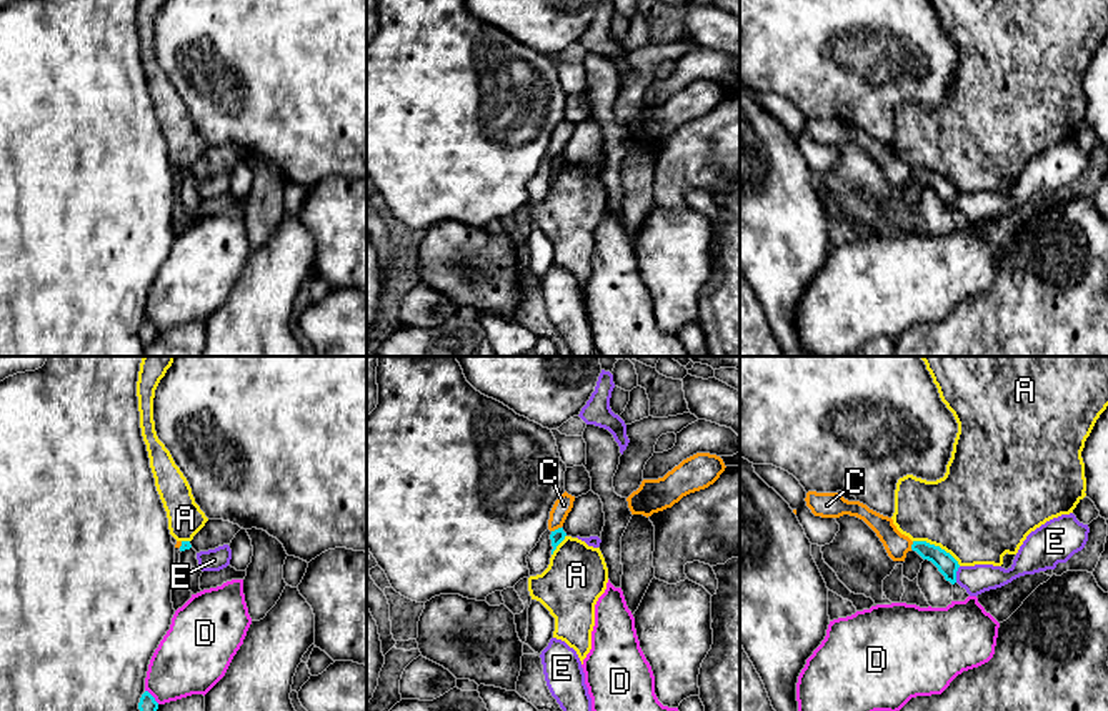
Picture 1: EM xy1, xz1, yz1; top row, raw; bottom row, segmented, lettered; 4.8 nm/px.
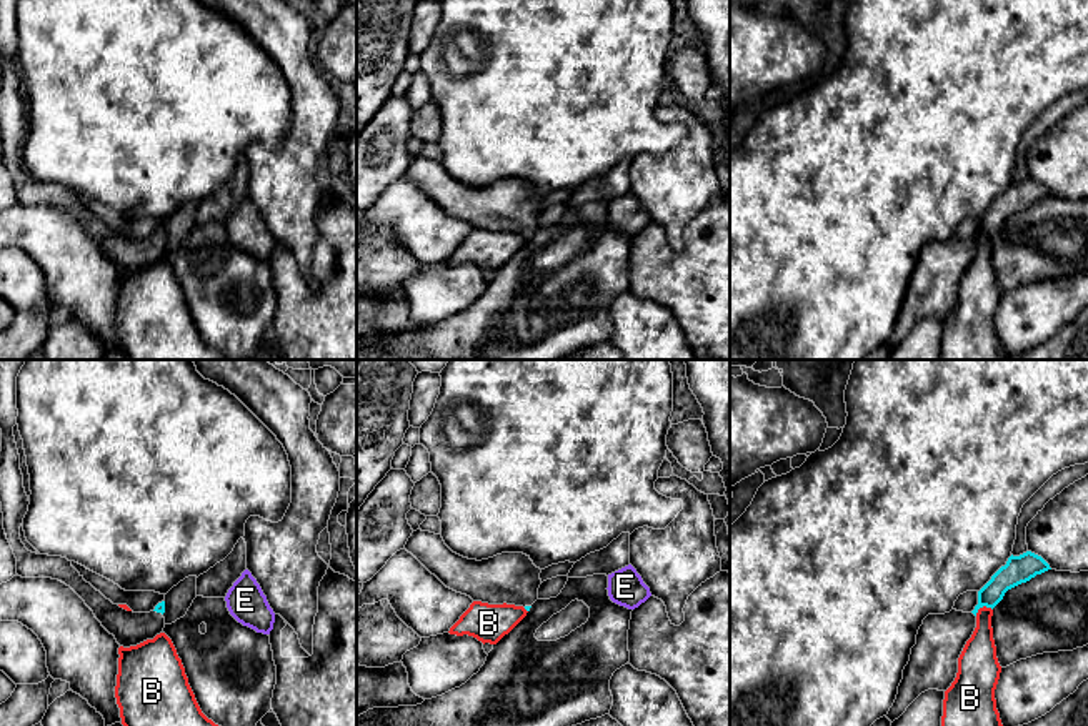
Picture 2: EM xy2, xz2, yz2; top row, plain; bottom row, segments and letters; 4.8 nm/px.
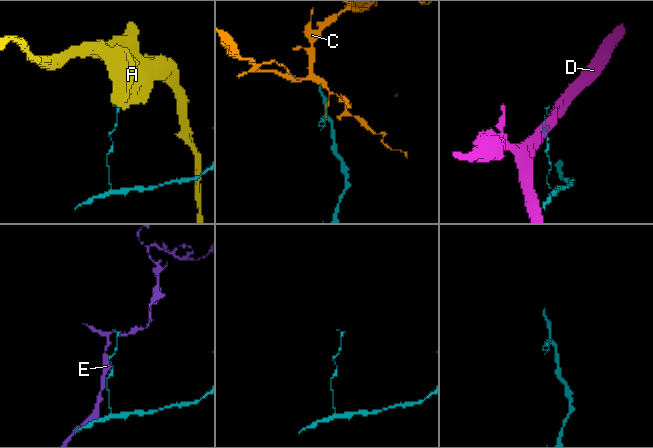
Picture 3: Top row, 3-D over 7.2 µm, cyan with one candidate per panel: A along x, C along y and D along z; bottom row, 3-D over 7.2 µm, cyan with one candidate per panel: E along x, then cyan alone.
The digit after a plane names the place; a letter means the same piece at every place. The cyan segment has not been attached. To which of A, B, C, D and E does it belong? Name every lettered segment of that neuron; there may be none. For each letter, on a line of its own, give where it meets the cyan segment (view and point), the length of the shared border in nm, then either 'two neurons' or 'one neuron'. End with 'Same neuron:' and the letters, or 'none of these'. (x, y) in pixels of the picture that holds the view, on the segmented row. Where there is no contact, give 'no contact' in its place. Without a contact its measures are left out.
A: yz1 (937, 546) | 260 nm | two neurons
B: yz2 (982, 606) | 90 nm | two neurons
C: xz1 (555, 530) | 50 nm | two neurons
D: xy1 (152, 696) | 100 nm | two neurons
E: yz1 (955, 575) | 80 nm | two neurons
Same neuron: none of these

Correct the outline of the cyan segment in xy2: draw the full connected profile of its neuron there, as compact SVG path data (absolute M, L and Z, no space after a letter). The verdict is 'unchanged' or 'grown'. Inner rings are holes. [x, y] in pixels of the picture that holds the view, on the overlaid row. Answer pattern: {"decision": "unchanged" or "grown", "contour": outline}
{"decision": "grown", "contour": "M0 360L0 503L3 530L17 558L17 574L22 578L52 578L70 586L123 648L153 639L157 634L163 633L165 628L165 601L158 603L150 613L127 611L87 583L72 566L72 561L62 556L32 553L20 540L20 526L30 501L23 488L13 426L18 416L17 376L25 361L27 360Z"}

